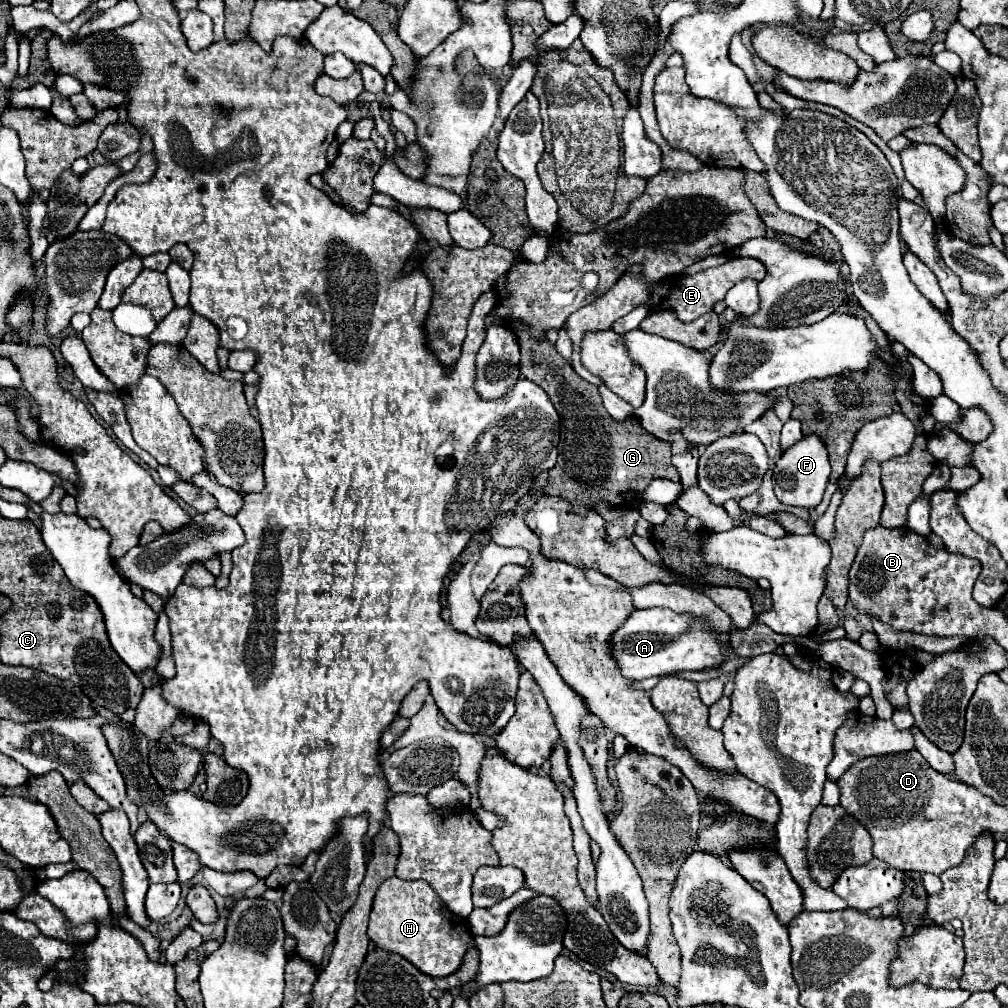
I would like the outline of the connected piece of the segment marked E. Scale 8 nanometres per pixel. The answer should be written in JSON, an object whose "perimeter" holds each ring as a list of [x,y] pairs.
{"perimeter":[[[733,257],[730,258],[730,261],[726,261],[724,265],[720,265],[720,267],[704,269],[704,271],[698,271],[694,275],[670,275],[662,283],[650,283],[650,281],[644,281],[642,267],[632,265],[630,269],[626,269],[626,273],[616,281],[616,285],[606,295],[598,297],[594,303],[578,309],[576,313],[572,313],[568,317],[566,325],[568,325],[568,335],[572,339],[572,359],[570,359],[572,369],[582,379],[590,381],[592,385],[604,385],[588,369],[584,369],[584,365],[580,361],[580,341],[584,339],[584,333],[612,329],[614,321],[618,321],[620,317],[624,317],[626,313],[630,313],[632,309],[636,309],[640,305],[646,305],[650,309],[650,313],[672,309],[678,315],[680,321],[690,323],[690,321],[702,317],[704,313],[714,311],[714,305],[718,301],[724,301],[724,295],[728,293],[728,289],[732,289],[732,285],[736,285],[736,281],[742,281],[742,279],[762,281],[764,275],[766,275],[766,267],[760,261],[756,261],[754,258]]]}

